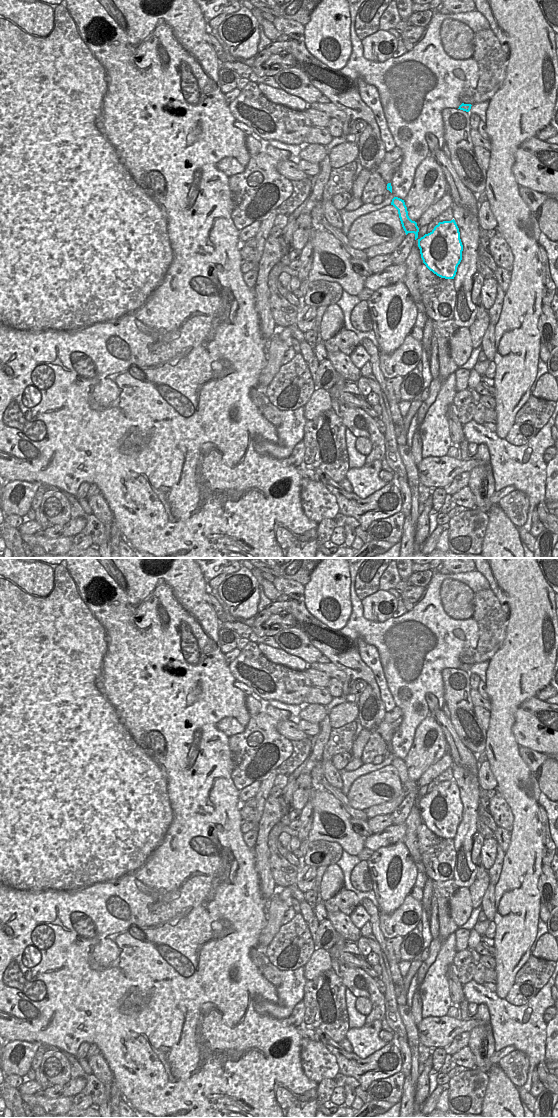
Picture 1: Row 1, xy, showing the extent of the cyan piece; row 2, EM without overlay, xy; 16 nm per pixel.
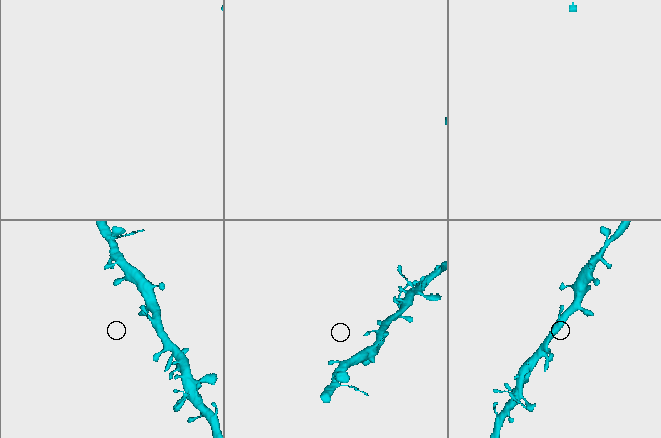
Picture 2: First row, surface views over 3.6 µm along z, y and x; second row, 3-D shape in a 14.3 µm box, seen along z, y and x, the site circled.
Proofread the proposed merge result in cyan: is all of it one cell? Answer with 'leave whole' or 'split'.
leave whole

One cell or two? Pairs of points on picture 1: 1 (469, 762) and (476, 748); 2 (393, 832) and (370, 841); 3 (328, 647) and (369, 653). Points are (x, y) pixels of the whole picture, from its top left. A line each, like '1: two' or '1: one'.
1: two
2: one
3: two

